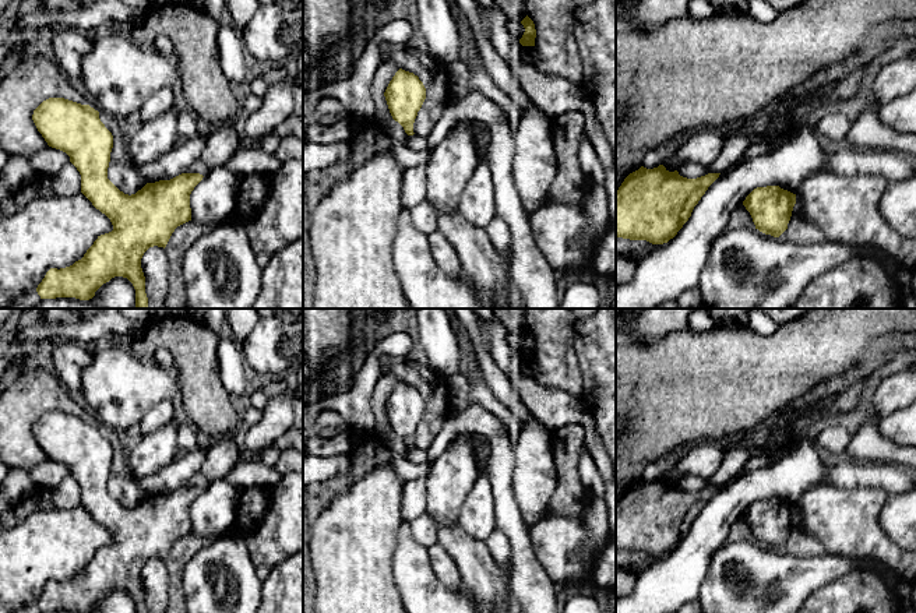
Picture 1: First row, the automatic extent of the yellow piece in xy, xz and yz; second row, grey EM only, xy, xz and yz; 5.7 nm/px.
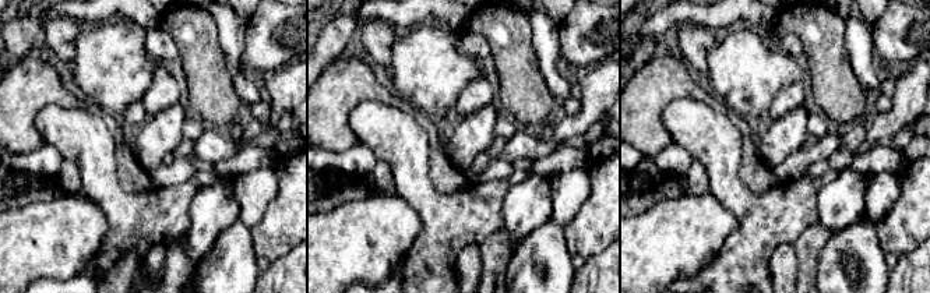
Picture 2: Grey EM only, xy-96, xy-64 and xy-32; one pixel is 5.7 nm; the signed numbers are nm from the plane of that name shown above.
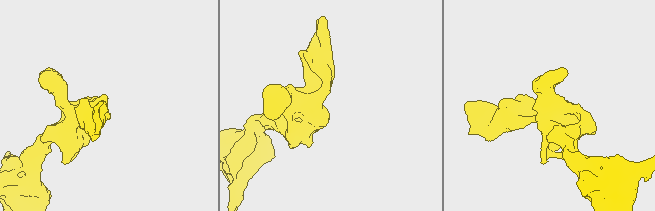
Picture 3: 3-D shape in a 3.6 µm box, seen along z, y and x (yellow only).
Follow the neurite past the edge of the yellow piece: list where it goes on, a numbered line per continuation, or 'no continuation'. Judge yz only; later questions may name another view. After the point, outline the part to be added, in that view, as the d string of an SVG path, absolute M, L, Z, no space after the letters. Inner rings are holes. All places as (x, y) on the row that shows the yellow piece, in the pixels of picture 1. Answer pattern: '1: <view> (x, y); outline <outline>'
1: yz (735, 144); outline M734 127L723 130L723 148L709 165L711 173L723 173L751 147L751 141Z

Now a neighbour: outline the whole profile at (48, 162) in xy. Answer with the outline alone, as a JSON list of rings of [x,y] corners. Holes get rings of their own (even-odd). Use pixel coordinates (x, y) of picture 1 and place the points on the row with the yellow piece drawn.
[[[52,147],[39,151],[28,159],[39,176],[52,177],[70,162],[70,156],[66,152]]]

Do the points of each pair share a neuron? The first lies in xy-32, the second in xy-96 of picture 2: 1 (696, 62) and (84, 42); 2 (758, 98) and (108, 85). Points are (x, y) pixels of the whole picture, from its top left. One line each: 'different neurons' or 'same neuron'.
1: different neurons
2: same neuron

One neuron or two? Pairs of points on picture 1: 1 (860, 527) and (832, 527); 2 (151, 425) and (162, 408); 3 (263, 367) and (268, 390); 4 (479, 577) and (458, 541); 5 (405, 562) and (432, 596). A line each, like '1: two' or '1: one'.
1: one
2: one
3: two
4: one
5: one

